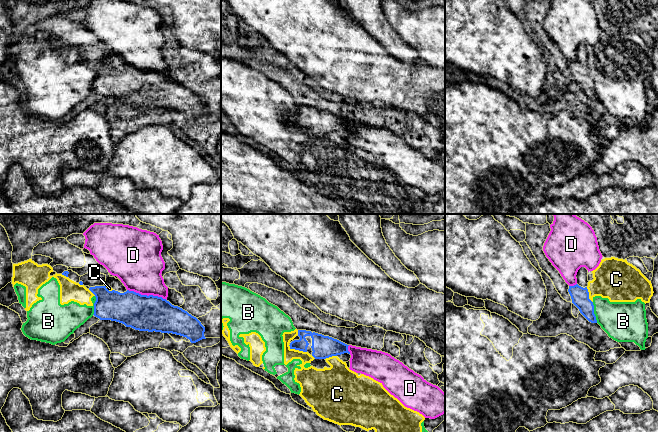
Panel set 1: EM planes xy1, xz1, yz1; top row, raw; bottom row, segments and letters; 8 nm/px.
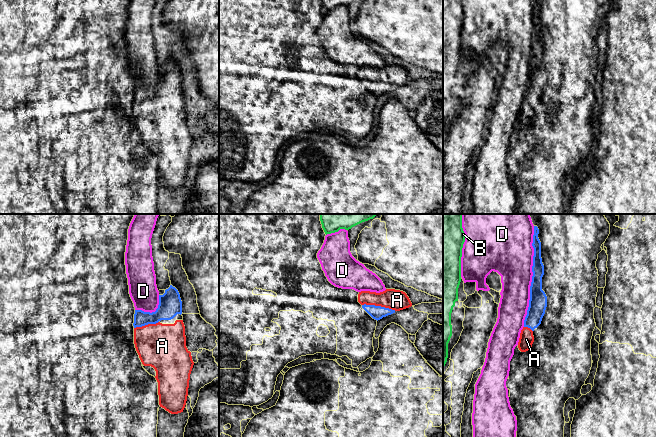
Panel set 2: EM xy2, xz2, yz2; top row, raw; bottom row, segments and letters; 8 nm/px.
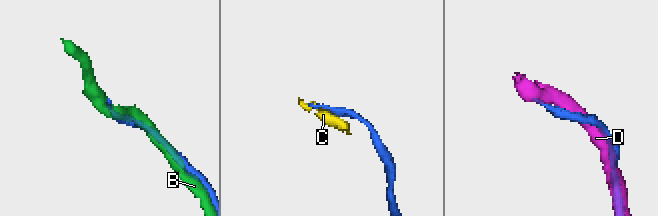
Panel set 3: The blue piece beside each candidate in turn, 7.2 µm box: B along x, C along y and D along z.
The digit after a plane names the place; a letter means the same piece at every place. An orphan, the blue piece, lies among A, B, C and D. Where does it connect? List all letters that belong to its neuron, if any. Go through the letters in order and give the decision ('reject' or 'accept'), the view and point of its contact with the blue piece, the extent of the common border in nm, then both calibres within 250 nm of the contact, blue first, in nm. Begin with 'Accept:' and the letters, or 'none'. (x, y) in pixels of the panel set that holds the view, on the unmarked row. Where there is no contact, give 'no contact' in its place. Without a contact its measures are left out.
Accept: A
A: accept; contact xz2 (379, 82); length 280 nm; calibres 110 and 170 nm
B: reject; contact yz1 (593, 88); length 170 nm; calibres 140 and 320 nm
C: reject; contact xz1 (297, 125); length 160 nm; calibres 180 and 170 nm
D: reject; contact yz2 (532, 52); length 800 nm; calibres 140 and 360 nm

